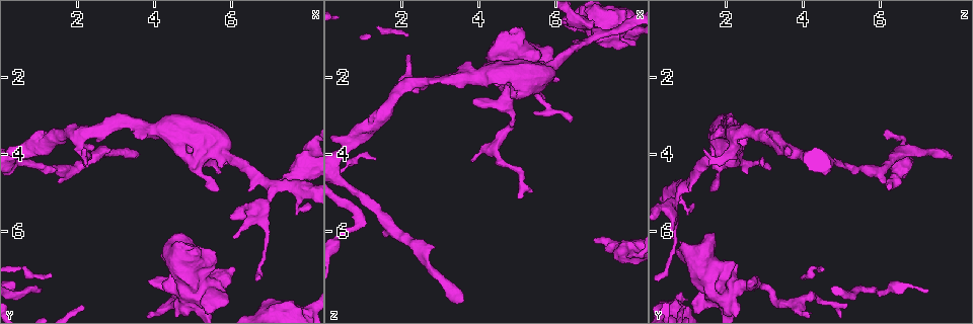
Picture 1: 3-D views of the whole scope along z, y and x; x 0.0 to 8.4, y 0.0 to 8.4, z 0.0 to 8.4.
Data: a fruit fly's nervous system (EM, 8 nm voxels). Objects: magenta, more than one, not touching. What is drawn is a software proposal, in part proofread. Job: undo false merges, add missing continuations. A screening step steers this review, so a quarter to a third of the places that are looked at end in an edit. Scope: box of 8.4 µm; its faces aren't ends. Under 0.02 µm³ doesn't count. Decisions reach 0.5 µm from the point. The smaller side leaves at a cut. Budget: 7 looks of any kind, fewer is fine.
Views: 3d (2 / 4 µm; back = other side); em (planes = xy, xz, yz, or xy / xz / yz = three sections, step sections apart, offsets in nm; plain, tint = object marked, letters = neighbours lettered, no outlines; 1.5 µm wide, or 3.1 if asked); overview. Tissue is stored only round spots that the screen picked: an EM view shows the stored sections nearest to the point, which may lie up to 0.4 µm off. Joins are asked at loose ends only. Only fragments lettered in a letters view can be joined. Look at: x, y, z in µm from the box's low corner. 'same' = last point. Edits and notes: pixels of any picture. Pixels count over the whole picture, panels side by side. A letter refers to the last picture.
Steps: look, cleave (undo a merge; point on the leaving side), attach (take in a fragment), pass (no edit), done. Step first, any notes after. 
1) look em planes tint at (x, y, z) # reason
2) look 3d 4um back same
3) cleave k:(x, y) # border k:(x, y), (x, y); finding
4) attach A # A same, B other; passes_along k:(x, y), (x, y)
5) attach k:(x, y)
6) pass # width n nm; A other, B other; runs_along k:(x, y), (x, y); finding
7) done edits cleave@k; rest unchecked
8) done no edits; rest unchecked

look em yz step 4 tint at (2.15, 3.45, 2.10) # sharp bend

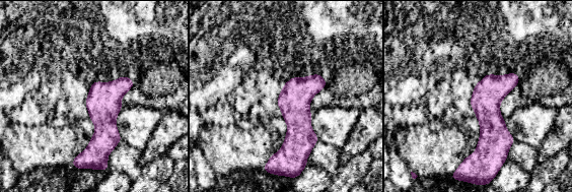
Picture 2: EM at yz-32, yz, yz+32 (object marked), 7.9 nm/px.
look em planes letters same # another direction

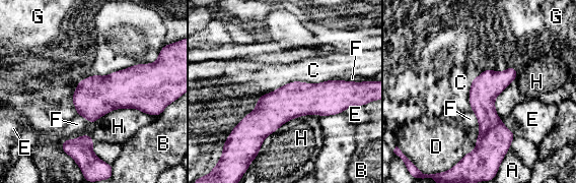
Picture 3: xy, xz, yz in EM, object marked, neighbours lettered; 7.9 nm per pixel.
pass # longest_contact H 600 nm; A other, B other, C other, D other, E other, F other, G other, H other; runs_along 3:(345, 85), (236, 128); one neuron here

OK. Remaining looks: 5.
look em xz step 4 letters at (4.55, 6.10, 1.70) # free end

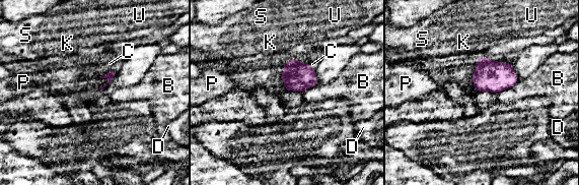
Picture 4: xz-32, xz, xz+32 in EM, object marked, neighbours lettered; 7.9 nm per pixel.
pass # B other, C other, D other, K other, P other, S other, U other; border 4:(115, 70), (107, 71), (98, 76); no lettered fragment goes on from it

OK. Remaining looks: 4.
look 3d 4um back at (7.10, 4.90, 6.25) # an open end

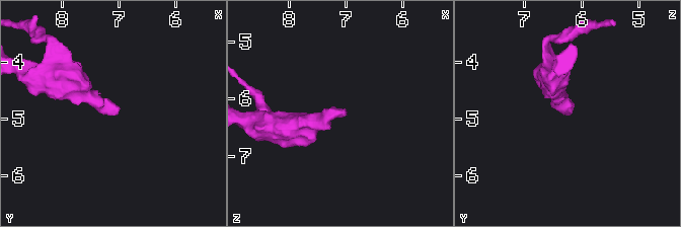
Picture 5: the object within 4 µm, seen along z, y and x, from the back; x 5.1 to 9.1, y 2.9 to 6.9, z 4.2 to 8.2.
look em planes letters at (7.05, 4.90, 6.25)

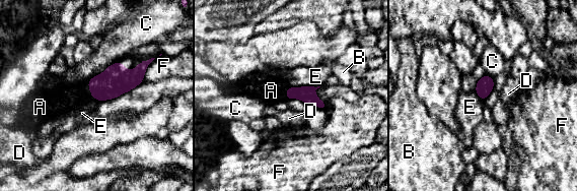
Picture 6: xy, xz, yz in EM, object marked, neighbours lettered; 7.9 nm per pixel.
attach A # longest_contact E 260 nm; A same, B other, C other, D other, E other, F other; passes_along 6:(116, 79), (89, 89), (61, 101); the neuron continues

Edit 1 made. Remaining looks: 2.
done edits attach@6; rest unchecked

